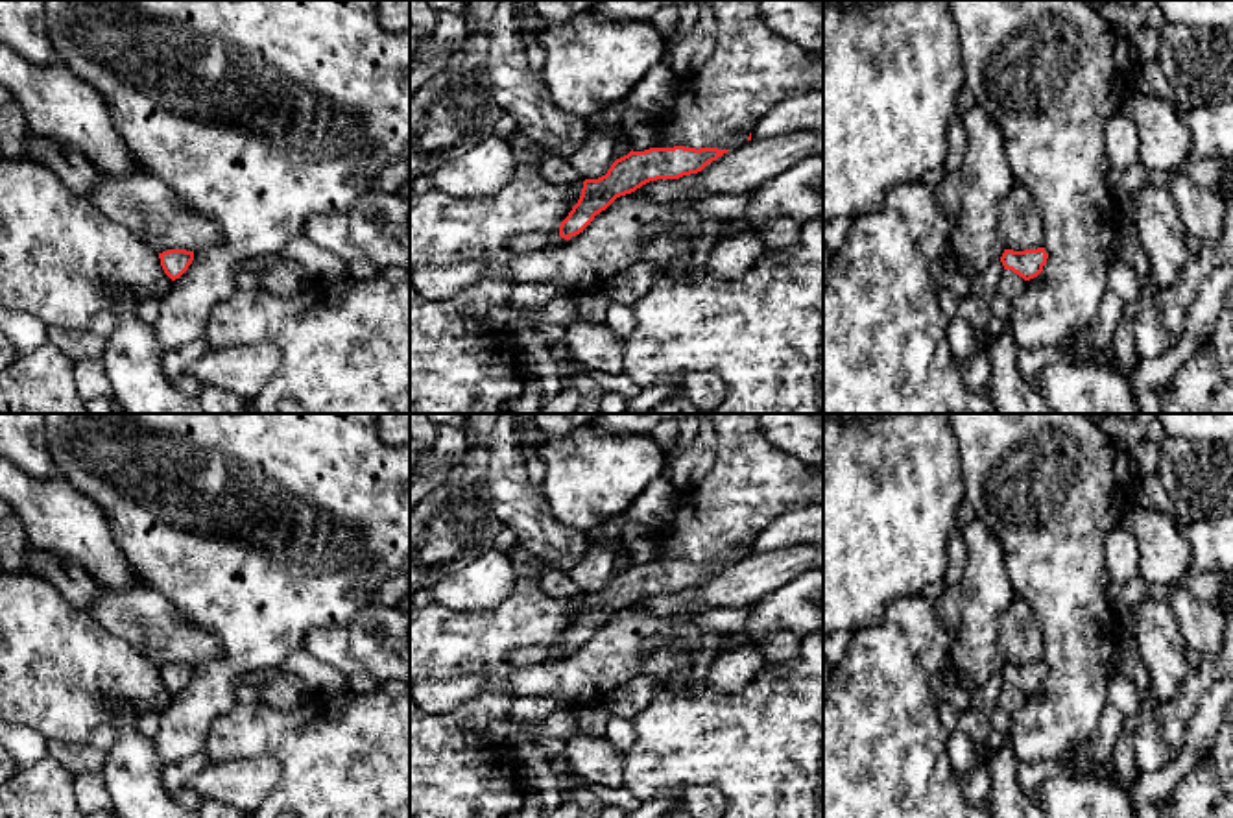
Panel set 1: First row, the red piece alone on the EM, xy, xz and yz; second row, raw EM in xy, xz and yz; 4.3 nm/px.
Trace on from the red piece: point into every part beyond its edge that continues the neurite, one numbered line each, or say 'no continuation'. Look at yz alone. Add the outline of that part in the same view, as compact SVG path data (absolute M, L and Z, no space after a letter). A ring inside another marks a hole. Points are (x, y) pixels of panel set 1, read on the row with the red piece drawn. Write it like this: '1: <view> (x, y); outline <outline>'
no continuation

